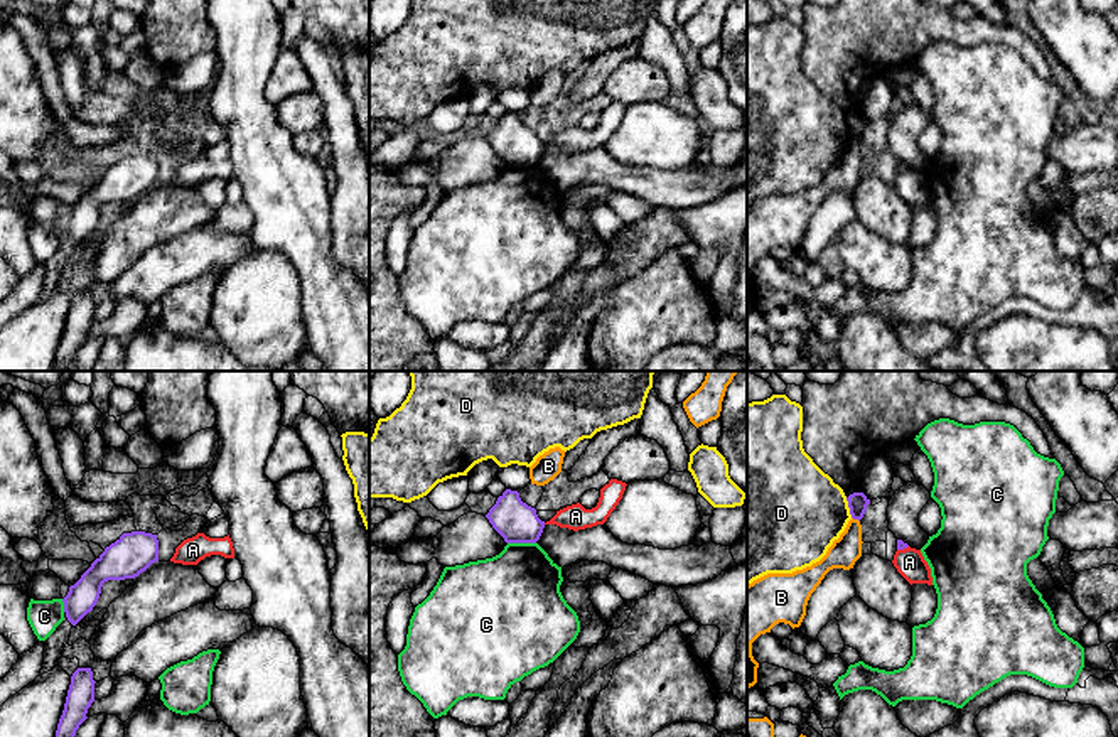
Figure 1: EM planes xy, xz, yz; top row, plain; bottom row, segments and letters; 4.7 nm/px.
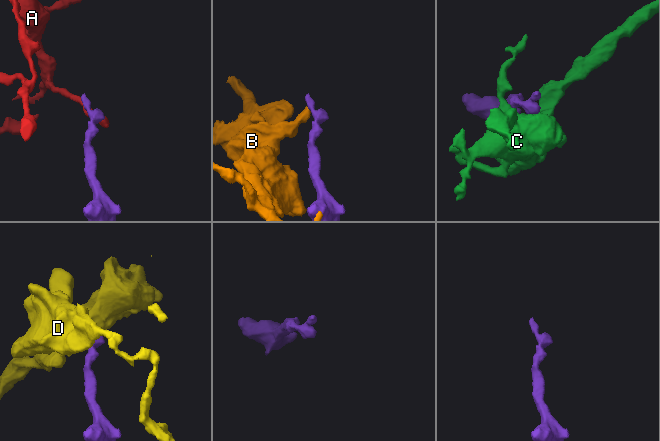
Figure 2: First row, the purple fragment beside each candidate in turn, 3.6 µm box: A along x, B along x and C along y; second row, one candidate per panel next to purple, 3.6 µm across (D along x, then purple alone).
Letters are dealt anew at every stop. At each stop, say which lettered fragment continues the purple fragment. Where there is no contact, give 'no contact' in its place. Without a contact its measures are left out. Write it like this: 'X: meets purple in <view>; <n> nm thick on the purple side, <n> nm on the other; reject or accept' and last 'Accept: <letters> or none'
A: meets purple in yz; 50 nm thick on the purple side, 140 nm on the other; reject
B: meets purple in yz; 90 nm thick on the purple side, 140 nm on the other; reject
C: meets purple in xz; 200 nm thick on the purple side, 420 nm on the other; reject
D: meets purple in yz; 90 nm thick on the purple side, 440 nm on the other; reject
Accept: none

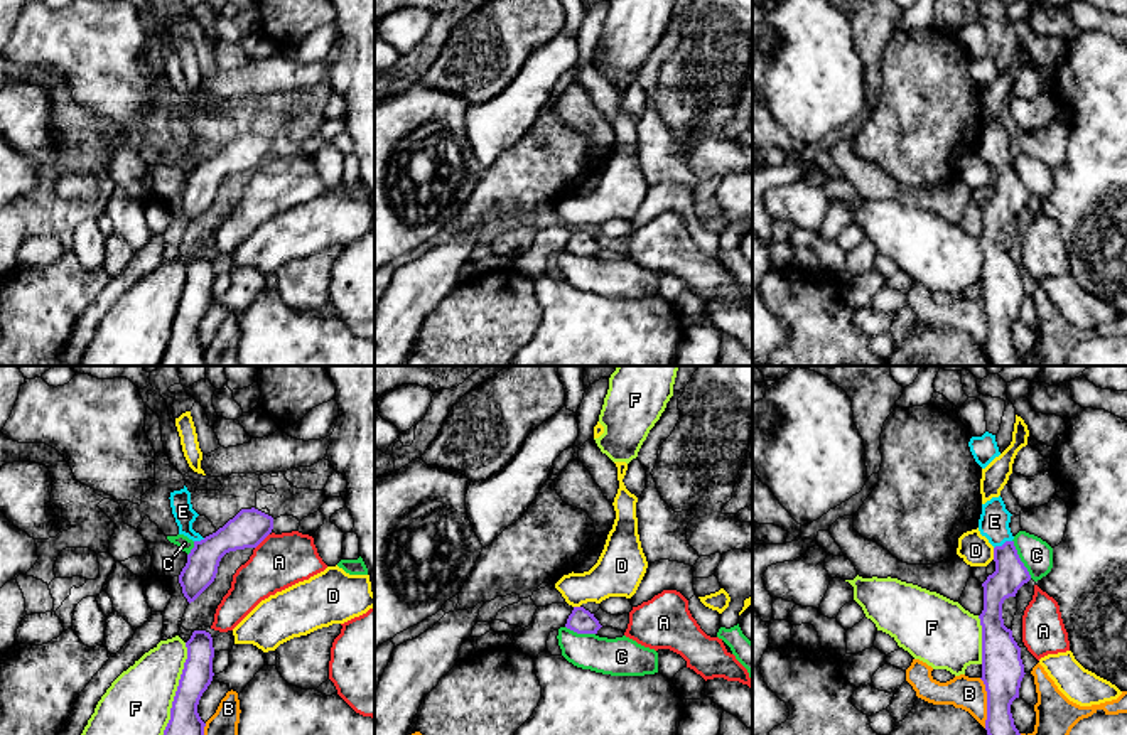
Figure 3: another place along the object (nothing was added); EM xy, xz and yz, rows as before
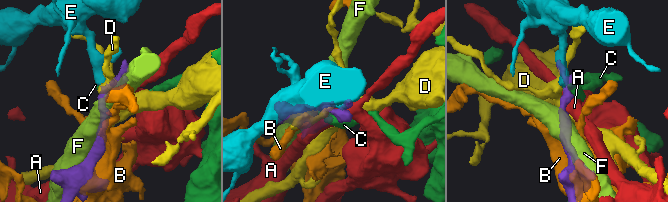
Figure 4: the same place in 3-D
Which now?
A: meets purple in xy; 180 nm thick on the purple side, 260 nm on the other; reject
B: meets purple in yz; 200 nm thick on the purple side, 160 nm on the other; reject
C: meets purple in yz; 150 nm thick on the purple side, 150 nm on the other; reject
D: meets purple in yz; 150 nm thick on the purple side, 150 nm on the other; reject
E: meets purple in yz; 150 nm thick on the purple side, 140 nm on the other; accept
F: meets purple in xy; 150 nm thick on the purple side, 320 nm on the other; reject
Accept: E

